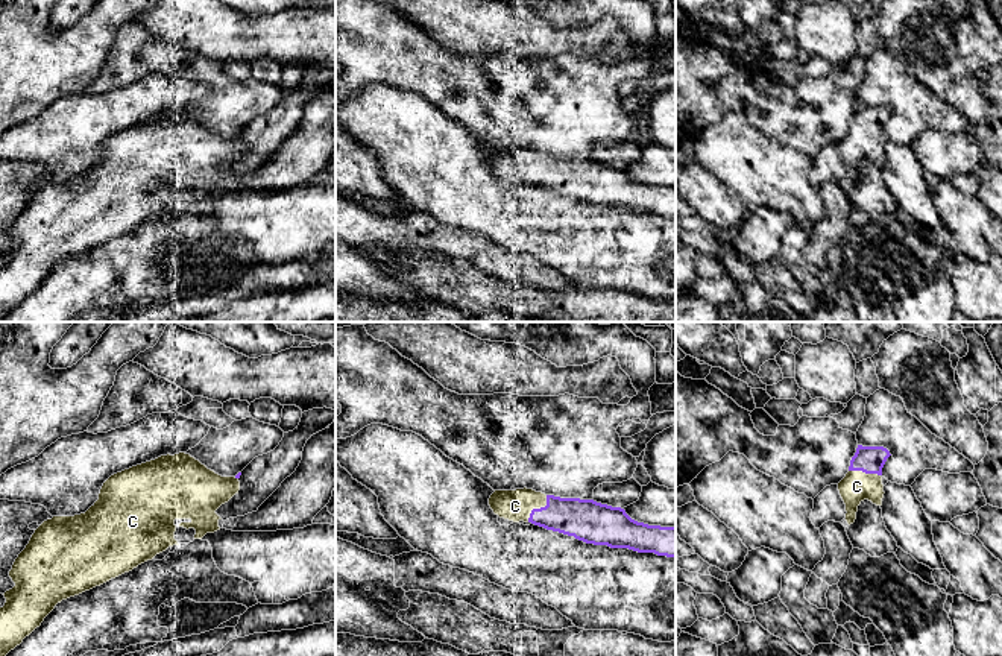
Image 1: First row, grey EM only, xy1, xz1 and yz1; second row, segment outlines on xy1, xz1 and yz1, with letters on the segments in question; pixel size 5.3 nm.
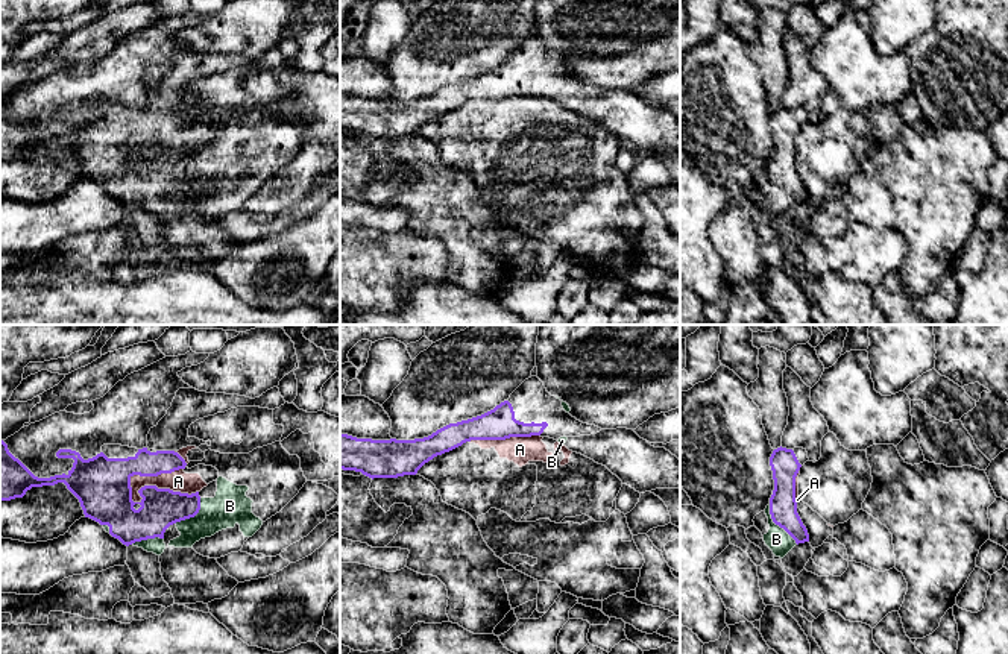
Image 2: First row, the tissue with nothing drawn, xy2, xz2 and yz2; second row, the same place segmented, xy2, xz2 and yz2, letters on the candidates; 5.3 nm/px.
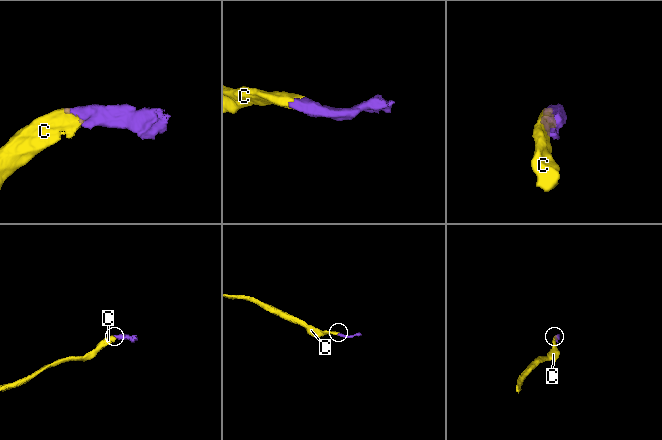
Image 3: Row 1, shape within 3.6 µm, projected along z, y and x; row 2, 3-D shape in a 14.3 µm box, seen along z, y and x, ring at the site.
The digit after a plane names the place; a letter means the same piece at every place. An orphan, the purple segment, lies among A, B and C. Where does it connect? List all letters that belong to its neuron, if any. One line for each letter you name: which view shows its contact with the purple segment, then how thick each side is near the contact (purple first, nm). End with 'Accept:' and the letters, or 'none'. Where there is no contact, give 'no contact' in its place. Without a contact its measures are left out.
B: contact in yz2; calibres 140 and 120 nm
C: contact in xz1; calibres 200 and 160 nm
Accept: B, C

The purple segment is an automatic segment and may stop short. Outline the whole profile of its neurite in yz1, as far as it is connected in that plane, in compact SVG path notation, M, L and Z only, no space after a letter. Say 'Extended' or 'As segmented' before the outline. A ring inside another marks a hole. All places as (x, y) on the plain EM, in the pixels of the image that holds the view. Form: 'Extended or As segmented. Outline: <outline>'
Extended. Outline: M858 105L850 120L849 132L838 143L840 155L846 164L846 181L849 185L855 182L858 166L864 159L882 166L885 152L881 135L890 115L890 111L884 106Z

